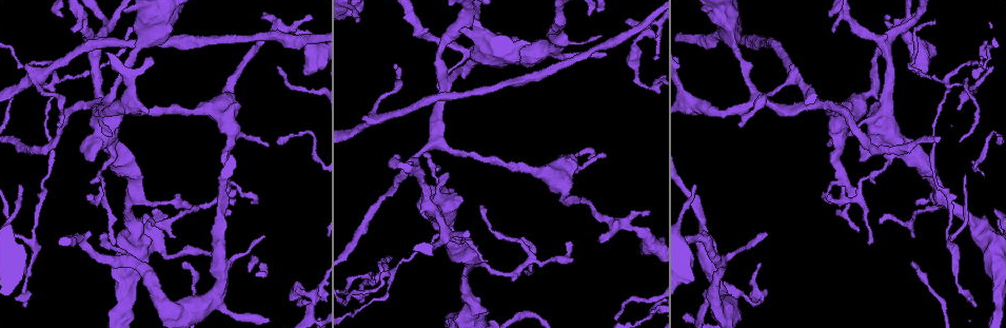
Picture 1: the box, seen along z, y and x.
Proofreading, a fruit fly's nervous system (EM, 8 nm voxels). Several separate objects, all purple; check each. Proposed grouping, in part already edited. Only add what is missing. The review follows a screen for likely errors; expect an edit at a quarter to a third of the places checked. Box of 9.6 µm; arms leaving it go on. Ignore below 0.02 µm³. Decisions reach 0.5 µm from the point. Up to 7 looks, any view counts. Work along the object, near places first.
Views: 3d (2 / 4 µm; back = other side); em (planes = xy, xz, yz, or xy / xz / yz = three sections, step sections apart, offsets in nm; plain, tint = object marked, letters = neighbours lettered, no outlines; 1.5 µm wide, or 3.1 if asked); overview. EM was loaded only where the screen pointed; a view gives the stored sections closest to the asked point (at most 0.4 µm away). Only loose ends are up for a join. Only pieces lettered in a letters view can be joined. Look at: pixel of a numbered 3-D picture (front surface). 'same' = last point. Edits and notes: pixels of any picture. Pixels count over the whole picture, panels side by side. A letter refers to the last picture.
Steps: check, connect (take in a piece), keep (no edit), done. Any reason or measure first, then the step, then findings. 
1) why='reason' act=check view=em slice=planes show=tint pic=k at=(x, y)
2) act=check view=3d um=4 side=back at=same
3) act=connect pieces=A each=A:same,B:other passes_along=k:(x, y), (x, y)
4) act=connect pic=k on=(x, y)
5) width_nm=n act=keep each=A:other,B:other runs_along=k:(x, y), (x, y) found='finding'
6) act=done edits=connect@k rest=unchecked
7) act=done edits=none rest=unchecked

why='branch stops here' act=check view=3d um=4 pic=1 at=(87, 194)

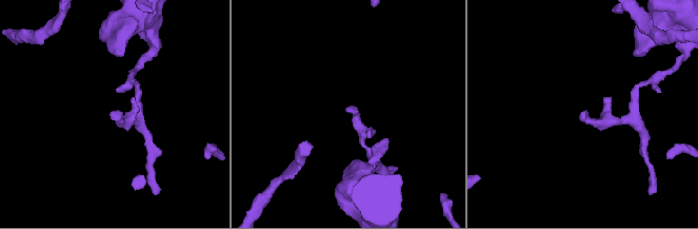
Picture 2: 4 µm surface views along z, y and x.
why='now the EM' act=check view=em slice=xz step=4 show=letters pic=2 at=(112, 113)

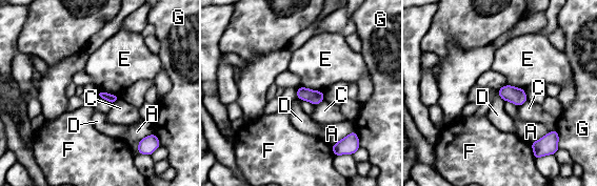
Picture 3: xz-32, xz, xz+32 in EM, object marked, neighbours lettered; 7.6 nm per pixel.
act=check view=em slice=xy step=8 show=letters at=same

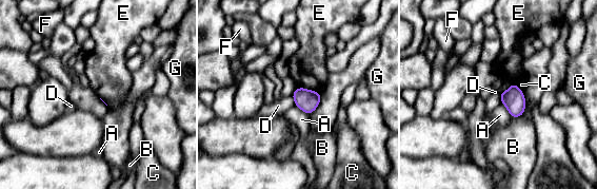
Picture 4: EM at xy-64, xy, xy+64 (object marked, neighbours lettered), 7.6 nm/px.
act=keep each=A:other,B:other,C:other,D:other,E:other,F:other,G:other found='none of them fits'

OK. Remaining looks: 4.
why='an open end' act=check view=3d um=4 pic=1 at=(263, 236)

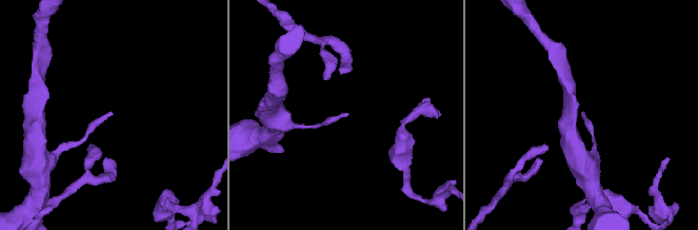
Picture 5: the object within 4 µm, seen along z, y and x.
act=check view=em slice=planes show=letters pic=5 at=(106, 114)

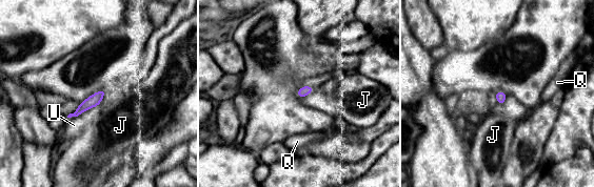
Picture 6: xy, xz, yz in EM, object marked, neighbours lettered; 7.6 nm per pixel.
longest_contact=U:240nm act=keep each=J:other,Q:other,U:other found='none of them fits'

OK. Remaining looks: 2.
why='thin end' act=check view=3d um=2 pic=1 at=(358, 18)

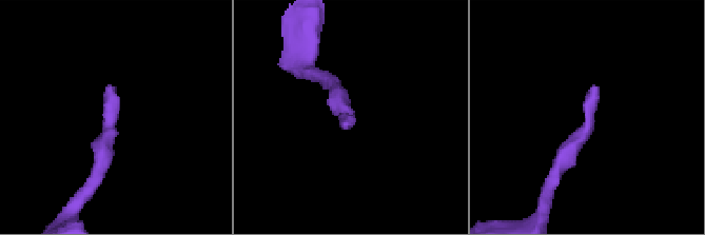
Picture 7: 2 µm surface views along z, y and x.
why='now the EM' act=check view=em slice=xy step=4 show=letters pic=7 at=(594, 84)

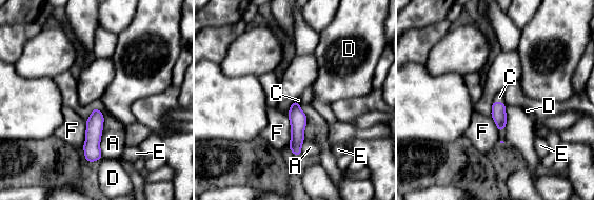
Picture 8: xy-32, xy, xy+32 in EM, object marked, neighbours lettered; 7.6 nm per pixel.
width_nm=110 act=connect pieces=C each=A:other,C:same,D:other,E:other,F:other passes_along=8:(498, 114), (499, 102), (499, 97) found='it goes on there'

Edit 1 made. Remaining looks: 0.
act=done edits=connect@8 rest=unchecked

